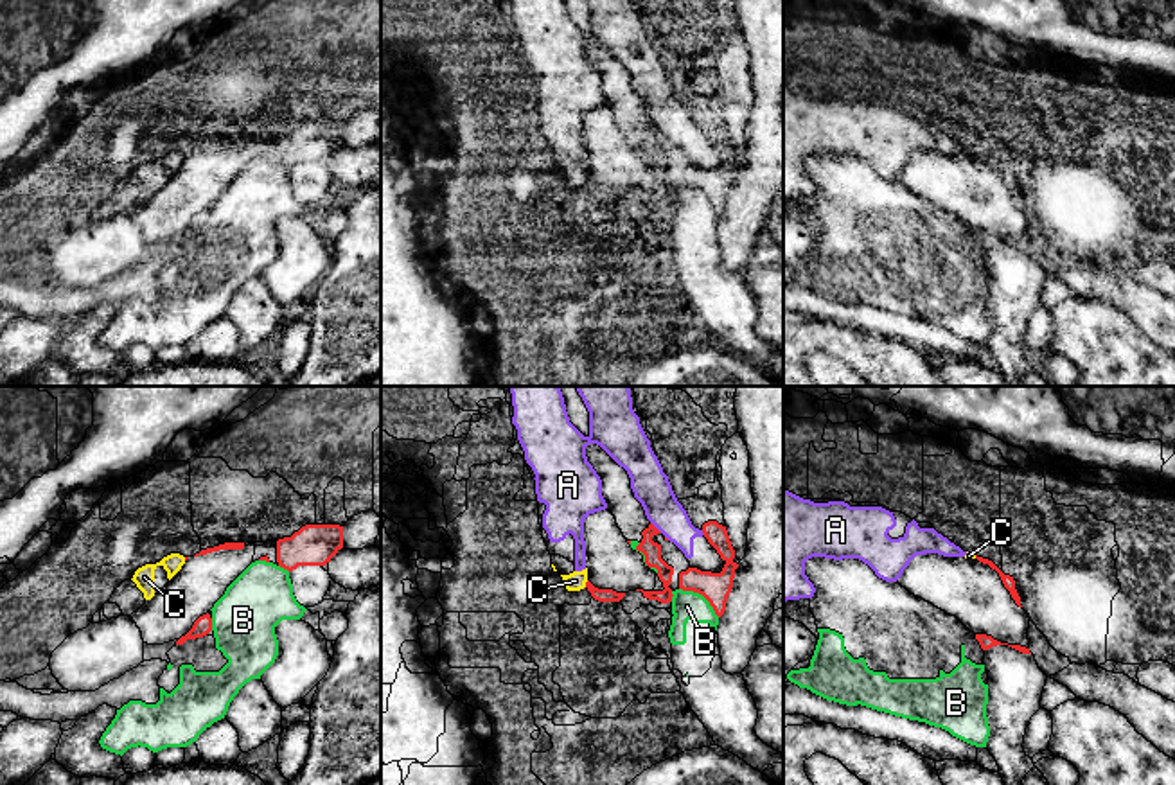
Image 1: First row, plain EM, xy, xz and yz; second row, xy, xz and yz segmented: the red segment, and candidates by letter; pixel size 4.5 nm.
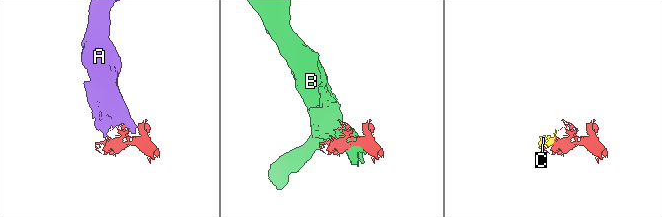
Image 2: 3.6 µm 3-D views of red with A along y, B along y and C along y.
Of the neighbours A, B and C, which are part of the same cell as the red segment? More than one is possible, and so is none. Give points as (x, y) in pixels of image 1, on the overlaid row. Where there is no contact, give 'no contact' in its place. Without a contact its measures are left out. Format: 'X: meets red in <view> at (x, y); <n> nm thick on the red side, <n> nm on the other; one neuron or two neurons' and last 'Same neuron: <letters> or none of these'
A: meets red in xz at (654, 527); 80 nm thick on the red side, 170 nm on the other; two neurons
B: meets red in xz at (701, 593); 140 nm thick on the red side, 130 nm on the other; two neurons
C: meets red in xz at (586, 584); 60 nm thick on the red side, 90 nm on the other; two neurons
Same neuron: none of these

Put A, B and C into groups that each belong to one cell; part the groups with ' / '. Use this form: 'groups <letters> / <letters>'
groups A C / B

